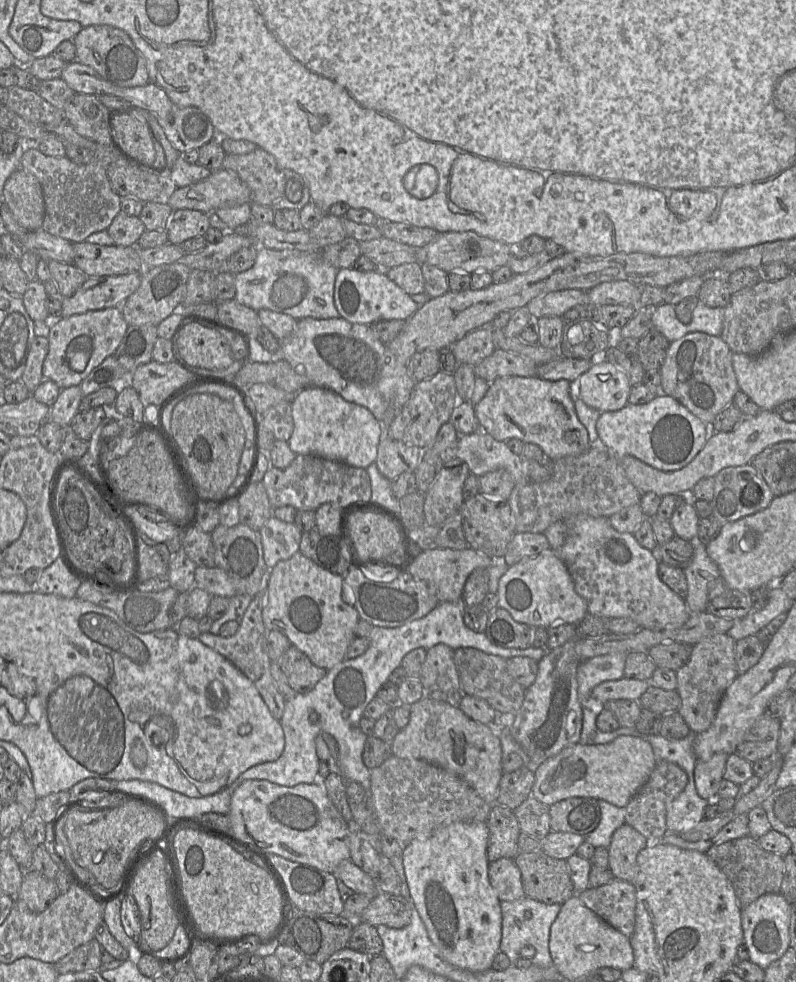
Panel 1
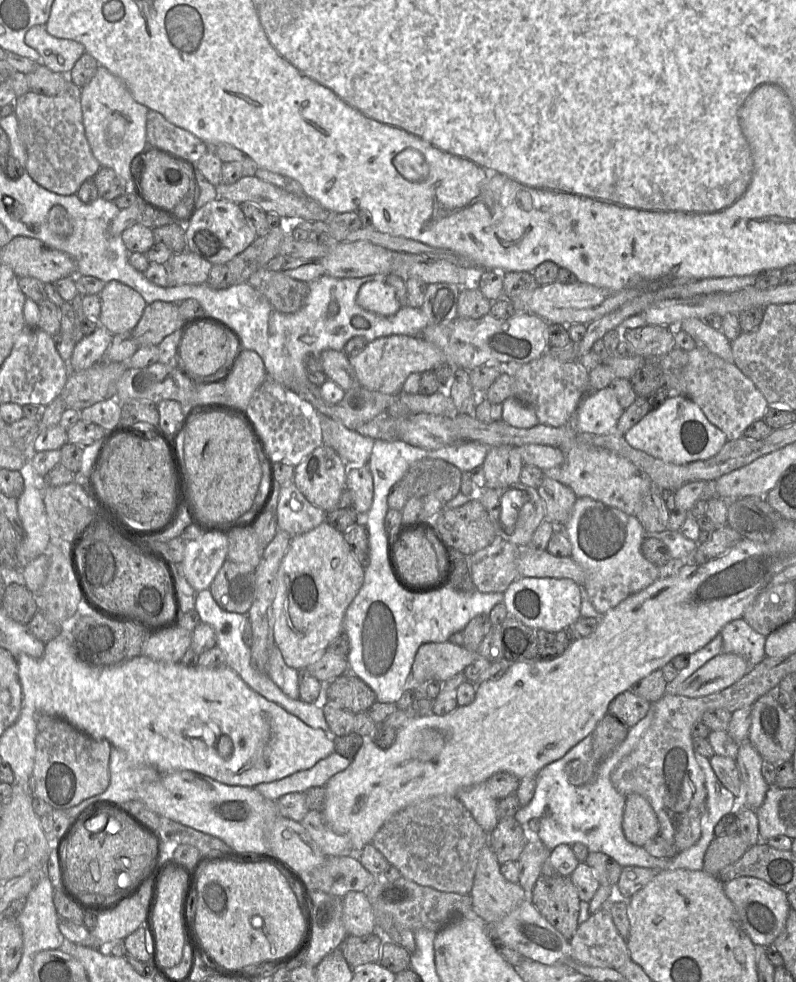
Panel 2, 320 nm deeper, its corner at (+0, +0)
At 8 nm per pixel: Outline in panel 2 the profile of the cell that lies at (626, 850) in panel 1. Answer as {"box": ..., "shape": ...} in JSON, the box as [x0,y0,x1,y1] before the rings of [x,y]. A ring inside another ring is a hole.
{"box":[622,793,660,847],"shape":[[[636,793],[626,797],[622,829],[627,841],[640,847],[660,835],[657,815],[646,798]]]}

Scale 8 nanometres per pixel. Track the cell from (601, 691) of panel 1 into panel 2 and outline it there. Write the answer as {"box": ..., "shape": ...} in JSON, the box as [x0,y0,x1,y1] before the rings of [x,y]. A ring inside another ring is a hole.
{"box":[677,653,750,698],"shape":[[[720,653],[688,677],[678,687],[677,695],[697,698],[720,692],[740,680],[750,669],[744,657]]]}

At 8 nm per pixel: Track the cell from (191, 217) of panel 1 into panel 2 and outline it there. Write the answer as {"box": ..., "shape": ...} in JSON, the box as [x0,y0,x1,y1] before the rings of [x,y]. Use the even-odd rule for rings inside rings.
{"box":[184,198,258,265],"shape":[[[222,198],[212,200],[195,210],[191,220],[184,226],[187,250],[198,254],[214,265],[226,264],[258,237],[240,205]]]}

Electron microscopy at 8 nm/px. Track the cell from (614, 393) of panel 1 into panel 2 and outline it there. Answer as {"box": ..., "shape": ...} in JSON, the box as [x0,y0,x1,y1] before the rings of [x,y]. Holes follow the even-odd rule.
{"box":[574,387,623,435],"shape":[[[608,387],[590,392],[579,405],[574,426],[579,433],[604,435],[614,431],[623,410]]]}

